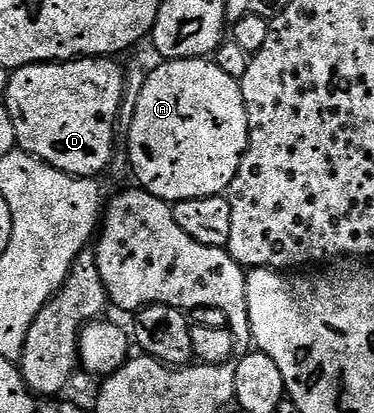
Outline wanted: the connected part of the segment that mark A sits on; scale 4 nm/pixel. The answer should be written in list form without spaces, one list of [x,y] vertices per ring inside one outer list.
[[[205,57],[199,59],[170,59],[158,62],[158,64],[158,67],[153,72],[150,70],[146,74],[142,93],[139,94],[138,104],[135,105],[133,120],[127,130],[127,136],[129,136],[129,155],[127,154],[127,159],[131,164],[132,170],[137,170],[138,181],[136,182],[144,190],[149,191],[155,197],[162,199],[163,202],[170,205],[179,201],[194,199],[195,197],[225,195],[233,184],[233,178],[239,169],[241,158],[245,156],[245,150],[249,144],[249,115],[245,112],[245,106],[243,105],[243,93],[241,92],[240,82],[227,77],[227,73],[223,73],[223,69],[219,69],[216,61],[210,61]]]

